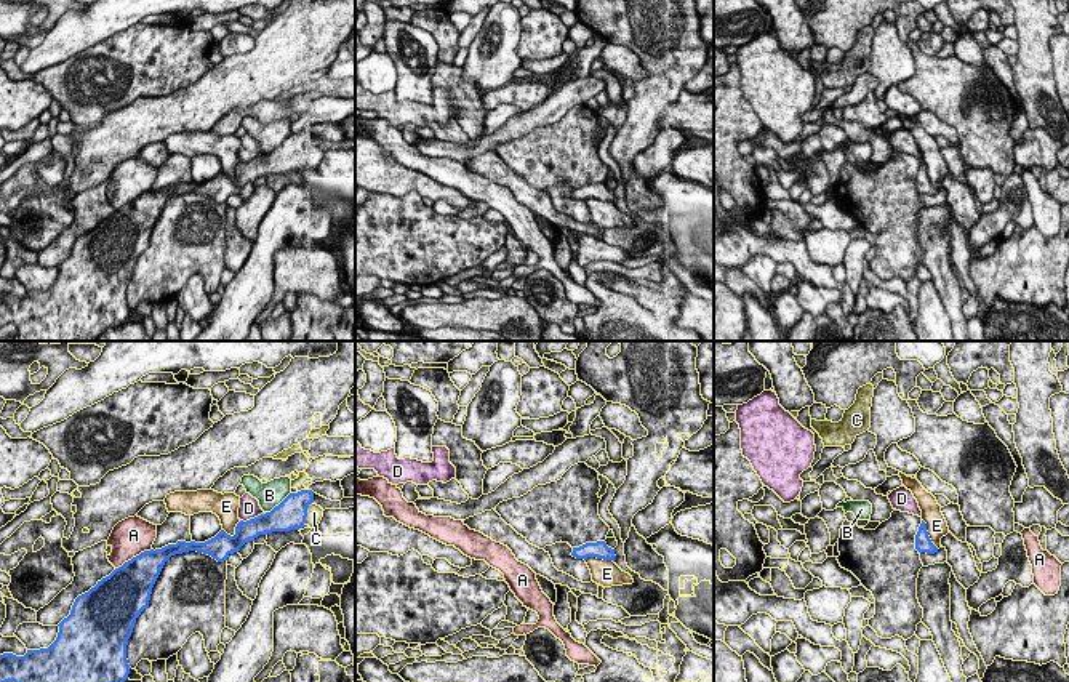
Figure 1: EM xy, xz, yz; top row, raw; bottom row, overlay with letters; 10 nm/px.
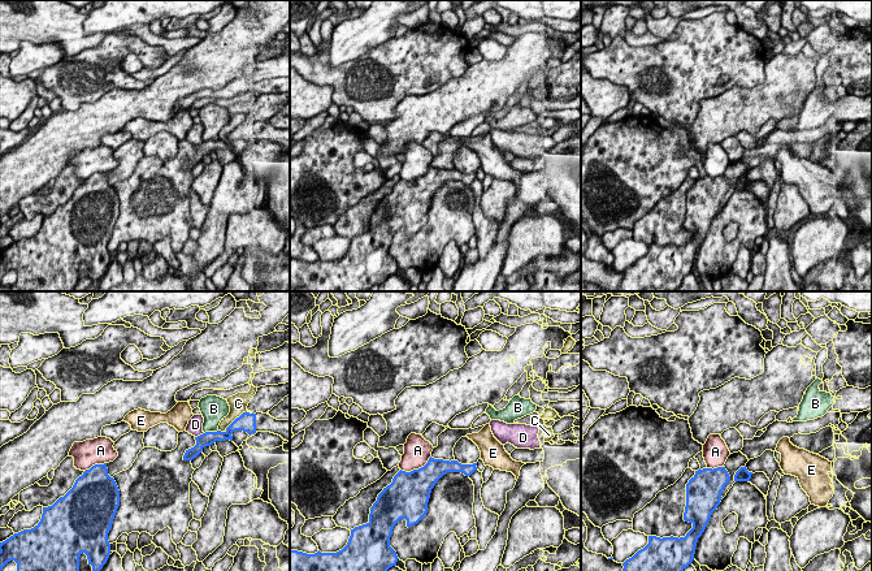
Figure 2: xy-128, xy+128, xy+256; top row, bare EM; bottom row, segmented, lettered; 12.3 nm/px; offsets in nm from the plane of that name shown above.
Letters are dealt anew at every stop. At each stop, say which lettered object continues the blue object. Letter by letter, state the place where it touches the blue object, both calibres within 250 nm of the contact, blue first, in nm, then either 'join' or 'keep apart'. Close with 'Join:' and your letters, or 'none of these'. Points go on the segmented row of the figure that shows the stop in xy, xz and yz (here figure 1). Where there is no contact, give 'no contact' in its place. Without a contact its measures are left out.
A: xy (133, 557) | 400/380 nm | keep apart
B: xy (279, 505) | 320/260 nm | keep apart
C: xy (306, 513) | 320/160 nm | keep apart
D: xy (255, 517) | 240/200 nm | keep apart
E: xz (599, 557) | 170/280 nm | keep apart
Join: none of these

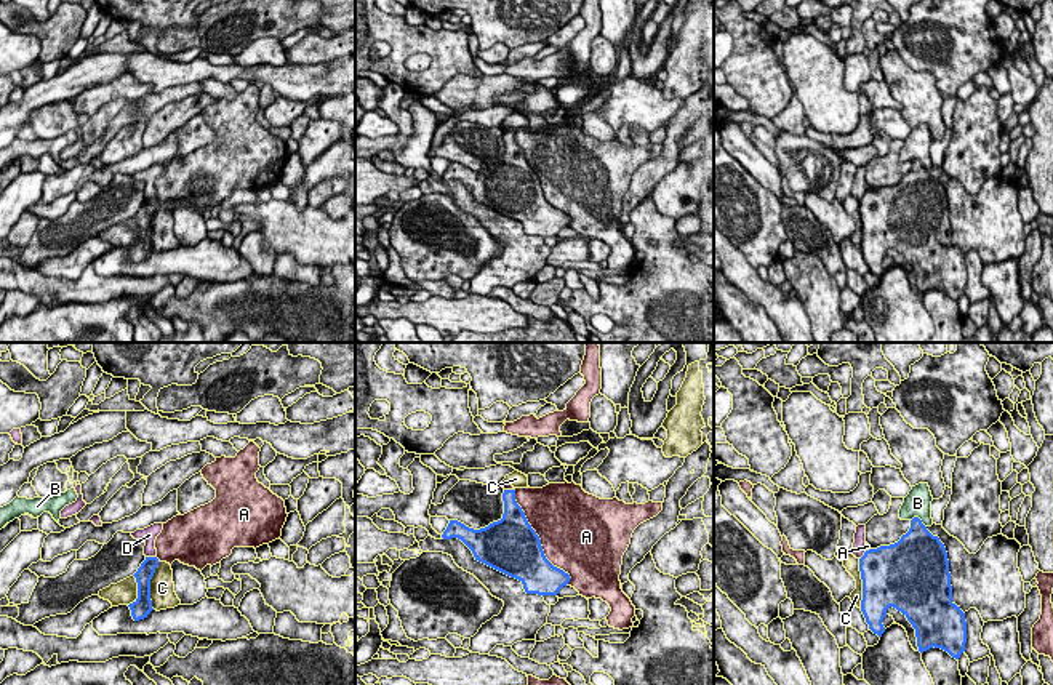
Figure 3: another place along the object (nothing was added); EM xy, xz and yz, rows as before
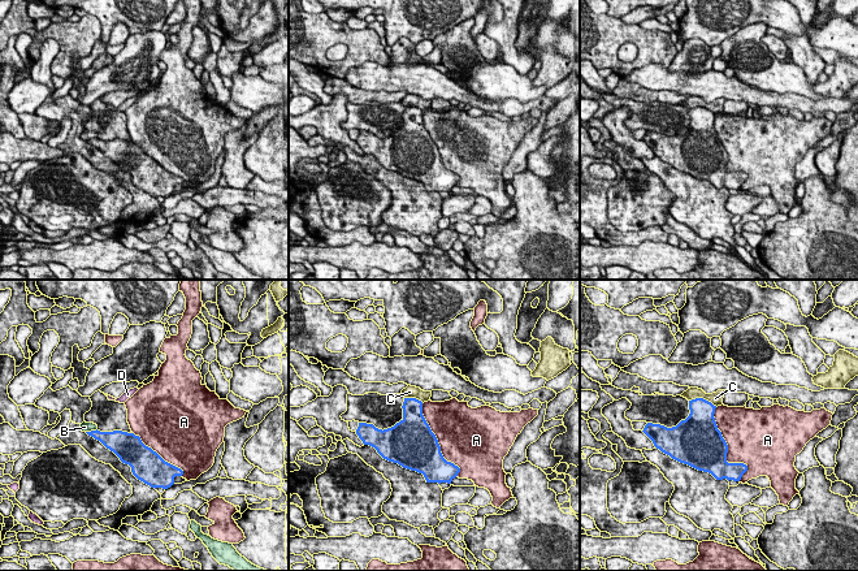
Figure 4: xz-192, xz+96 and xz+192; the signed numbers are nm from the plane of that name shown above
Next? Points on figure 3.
A: xz (540, 540) | 480/500 nm | keep apart
B: yz (919, 519) | 320/280 nm | keep apart
C: xy (149, 584) | 190/260 nm | keep apart
D: xy (151, 557) | 170/160 nm | keep apart
Join: none of these

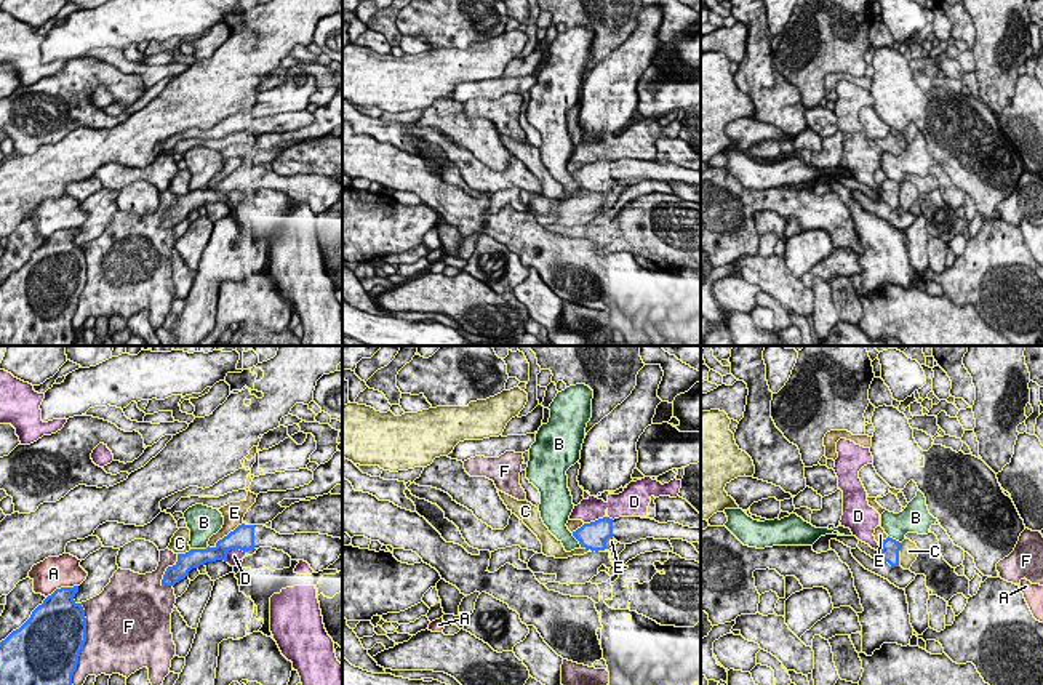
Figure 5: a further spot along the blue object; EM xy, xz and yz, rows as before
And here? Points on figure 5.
A: xy (61, 588) | 380/320 nm | keep apart
B: xy (199, 549) | 190/280 nm | keep apart
C: xy (186, 552) | 190/190 nm | keep apart
D: xy (232, 548) | 240/140 nm | keep apart
E: xy (229, 533) | 240/220 nm | keep apart
F: xy (83, 644) | 500/480 nm | keep apart
Join: none of these

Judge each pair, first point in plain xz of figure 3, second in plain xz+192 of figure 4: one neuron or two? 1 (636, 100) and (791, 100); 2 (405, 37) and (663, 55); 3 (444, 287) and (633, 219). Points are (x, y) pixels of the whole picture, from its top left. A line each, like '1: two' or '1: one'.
1: two
2: one
3: two

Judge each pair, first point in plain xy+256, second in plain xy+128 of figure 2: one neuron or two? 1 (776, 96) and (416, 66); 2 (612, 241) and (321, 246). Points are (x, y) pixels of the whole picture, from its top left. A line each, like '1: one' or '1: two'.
1: two
2: two

